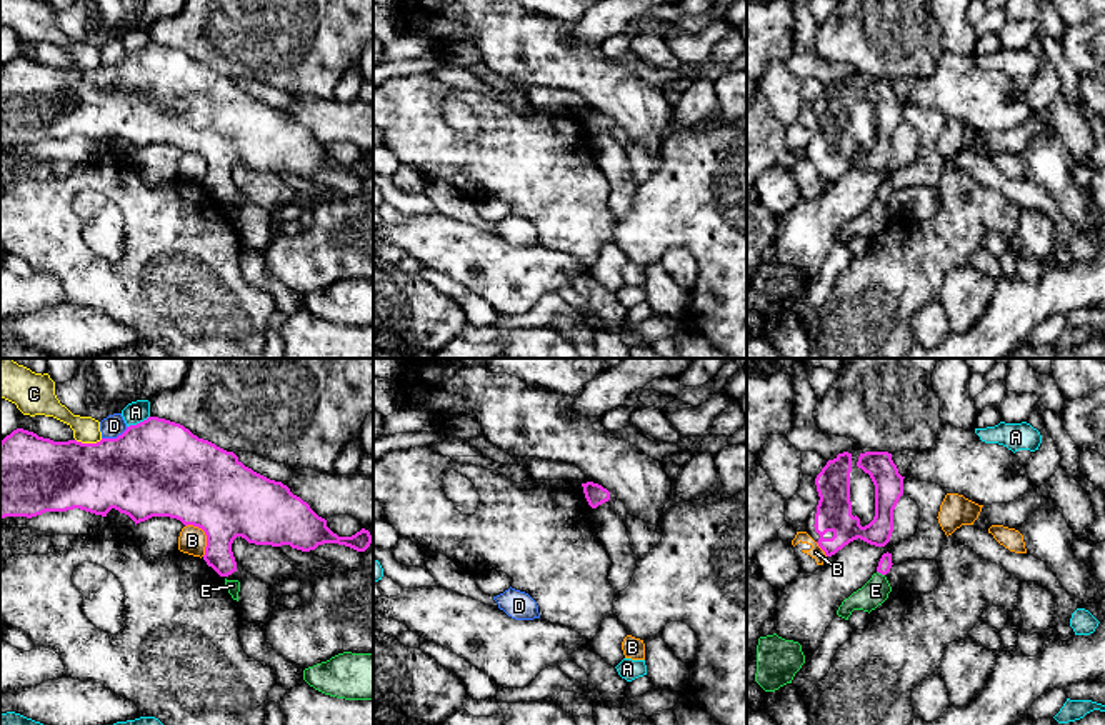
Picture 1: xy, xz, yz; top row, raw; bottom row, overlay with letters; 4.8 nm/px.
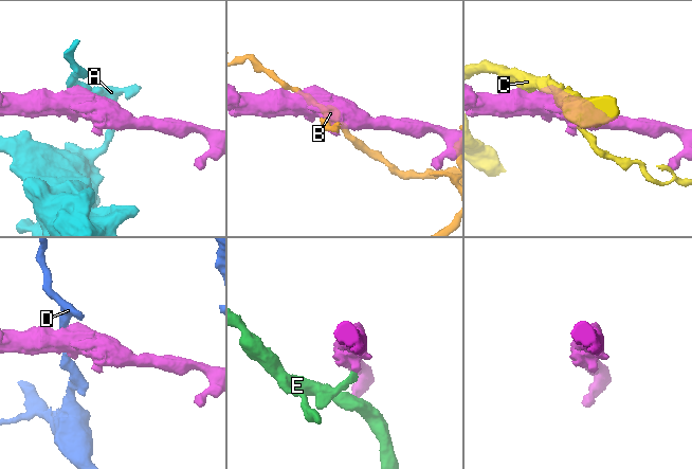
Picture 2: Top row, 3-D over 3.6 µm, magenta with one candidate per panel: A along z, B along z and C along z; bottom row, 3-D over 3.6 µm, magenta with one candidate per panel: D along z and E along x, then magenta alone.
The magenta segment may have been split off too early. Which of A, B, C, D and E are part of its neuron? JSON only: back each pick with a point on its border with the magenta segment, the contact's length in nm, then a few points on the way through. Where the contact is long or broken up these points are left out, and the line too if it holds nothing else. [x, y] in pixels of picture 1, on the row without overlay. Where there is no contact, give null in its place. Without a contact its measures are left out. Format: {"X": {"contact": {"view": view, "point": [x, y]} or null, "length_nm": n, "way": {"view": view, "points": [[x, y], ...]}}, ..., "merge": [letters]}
{"merge": []}

